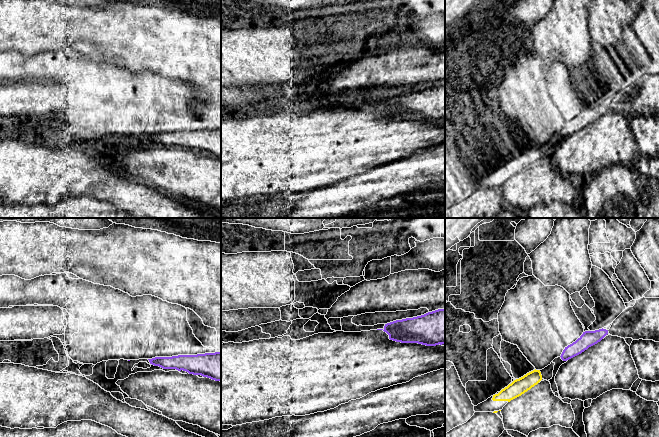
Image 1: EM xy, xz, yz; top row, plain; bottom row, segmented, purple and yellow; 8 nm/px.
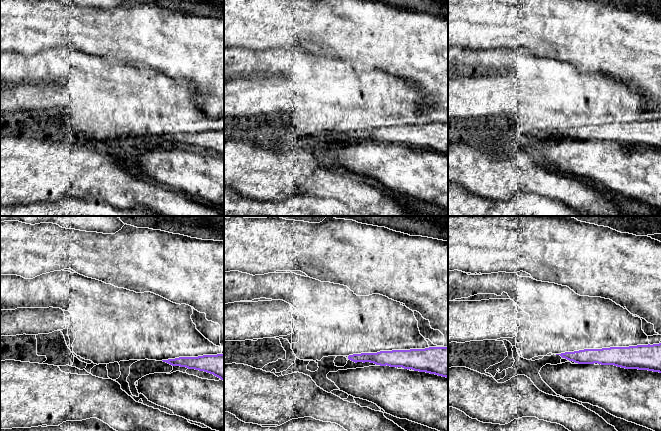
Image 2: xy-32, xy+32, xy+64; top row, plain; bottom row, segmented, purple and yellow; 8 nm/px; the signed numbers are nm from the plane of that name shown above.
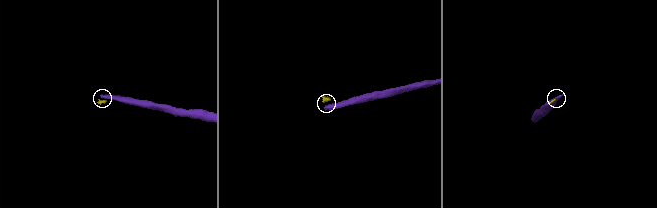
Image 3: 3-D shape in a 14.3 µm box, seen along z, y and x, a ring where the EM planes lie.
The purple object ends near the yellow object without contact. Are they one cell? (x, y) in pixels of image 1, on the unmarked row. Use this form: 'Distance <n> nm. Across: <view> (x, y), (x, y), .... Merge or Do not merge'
Distance 200 nm. Across: yz (561, 134), (539, 146). Do not merge

